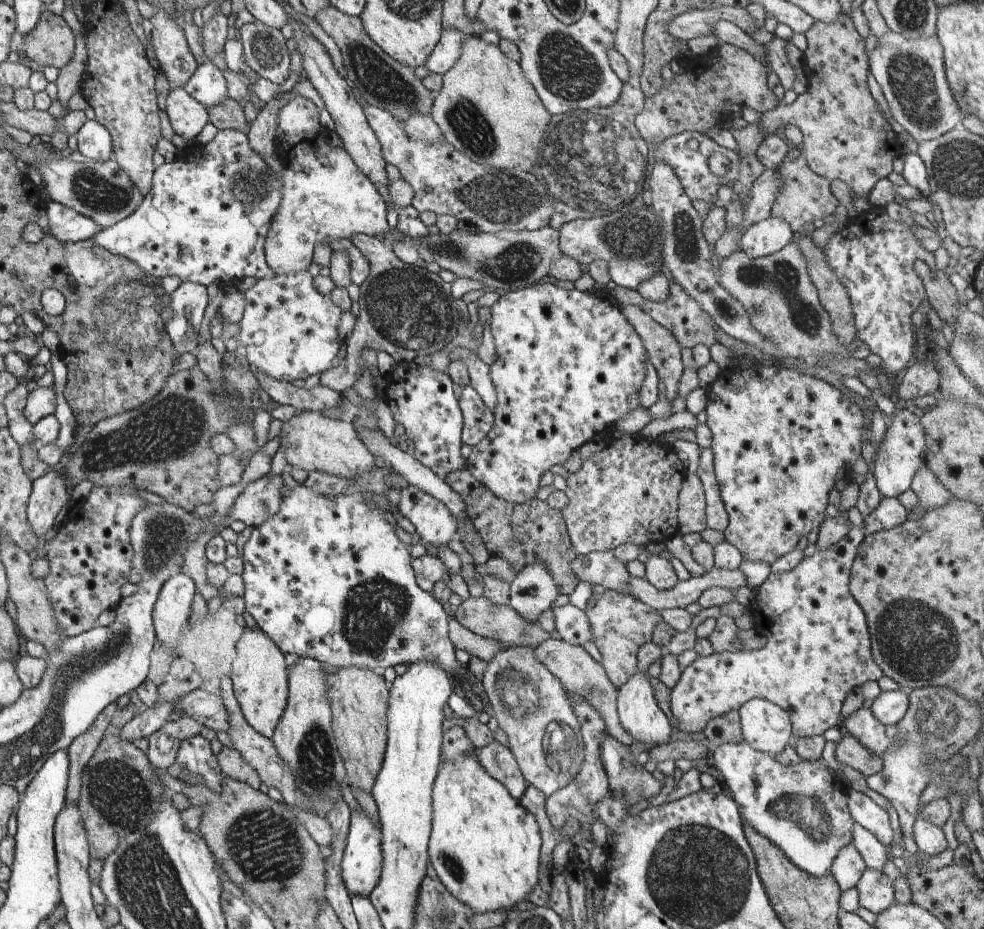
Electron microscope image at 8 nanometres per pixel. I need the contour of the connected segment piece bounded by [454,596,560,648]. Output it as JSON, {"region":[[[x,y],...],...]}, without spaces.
{"region":[[[484,596],[479,598],[470,597],[467,600],[462,601],[457,608],[454,608],[454,611],[455,617],[462,626],[475,632],[477,635],[501,642],[506,648],[513,647],[514,645],[532,645],[533,647],[536,647],[541,642],[544,642],[545,639],[560,638],[556,632],[545,632],[539,624],[527,623],[524,620],[524,617],[521,617],[510,605],[500,606],[492,604],[492,602]]]}

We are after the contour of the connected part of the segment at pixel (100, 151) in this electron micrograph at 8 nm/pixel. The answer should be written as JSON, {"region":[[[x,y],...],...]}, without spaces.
{"region":[[[88,119],[77,132],[78,148],[86,158],[107,161],[113,158],[113,144],[106,127],[96,119]]]}

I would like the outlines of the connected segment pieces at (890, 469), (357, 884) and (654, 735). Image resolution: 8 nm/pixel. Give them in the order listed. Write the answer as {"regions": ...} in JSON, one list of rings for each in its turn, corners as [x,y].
{"regions":[[[[911,408],[894,412],[892,422],[887,426],[883,441],[876,456],[874,476],[882,497],[897,497],[911,488],[911,482],[918,469],[925,464],[927,454],[927,432]]],[[[351,812],[349,833],[341,860],[341,875],[350,897],[369,897],[382,878],[382,828],[375,826],[364,812]]],[[[638,670],[634,673],[619,689],[617,697],[617,712],[622,728],[636,742],[642,744],[659,745],[667,743],[673,734],[672,724],[668,717],[660,710],[656,699],[654,698],[647,673],[640,673]]]]}

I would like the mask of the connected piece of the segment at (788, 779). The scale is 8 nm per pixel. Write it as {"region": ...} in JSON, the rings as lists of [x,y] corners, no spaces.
{"region":[[[742,742],[738,744],[726,743],[721,744],[719,747],[713,750],[714,760],[716,761],[716,768],[722,772],[724,776],[723,783],[730,788],[730,792],[734,795],[734,800],[738,805],[740,814],[744,822],[748,823],[754,830],[757,830],[762,836],[768,837],[784,854],[792,861],[792,864],[798,866],[802,870],[809,872],[814,876],[822,876],[830,872],[831,864],[834,857],[838,854],[838,851],[843,846],[848,846],[852,840],[853,826],[856,824],[852,818],[848,803],[847,803],[847,790],[845,785],[838,780],[835,772],[833,772],[826,763],[822,760],[819,761],[804,761],[798,762],[798,764],[784,765],[774,759],[770,753],[760,752],[755,748],[752,748],[748,743]]]}

